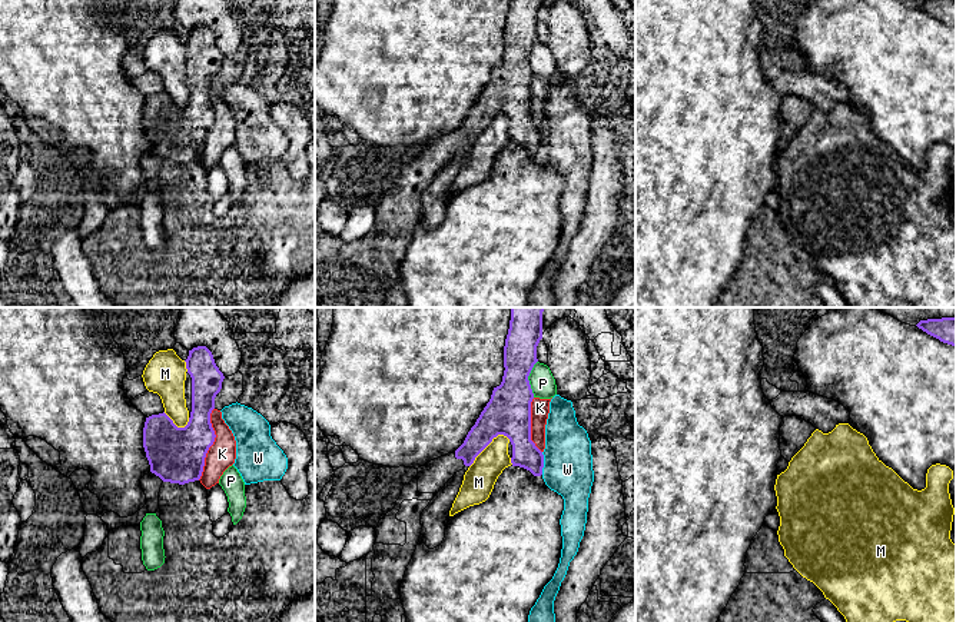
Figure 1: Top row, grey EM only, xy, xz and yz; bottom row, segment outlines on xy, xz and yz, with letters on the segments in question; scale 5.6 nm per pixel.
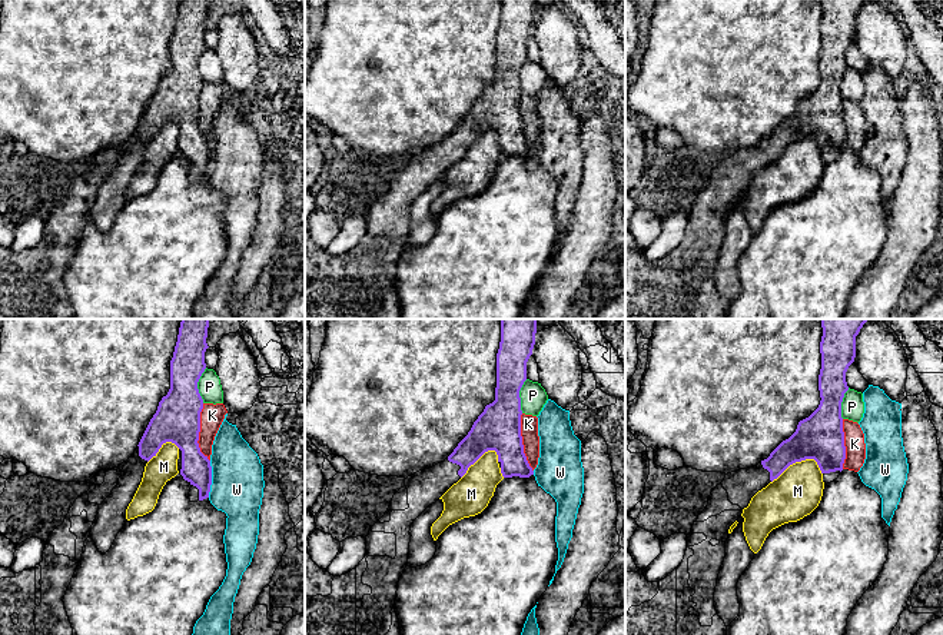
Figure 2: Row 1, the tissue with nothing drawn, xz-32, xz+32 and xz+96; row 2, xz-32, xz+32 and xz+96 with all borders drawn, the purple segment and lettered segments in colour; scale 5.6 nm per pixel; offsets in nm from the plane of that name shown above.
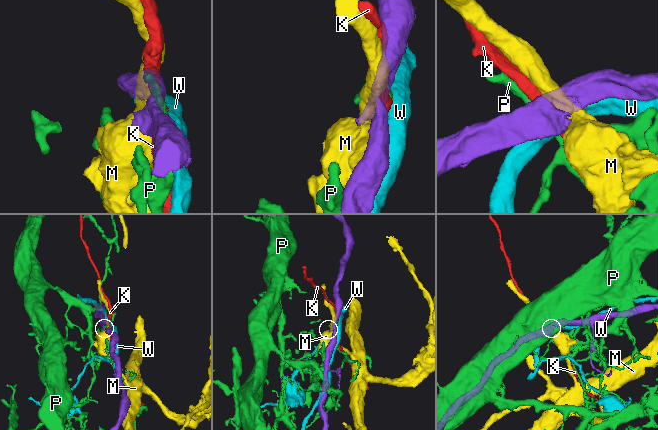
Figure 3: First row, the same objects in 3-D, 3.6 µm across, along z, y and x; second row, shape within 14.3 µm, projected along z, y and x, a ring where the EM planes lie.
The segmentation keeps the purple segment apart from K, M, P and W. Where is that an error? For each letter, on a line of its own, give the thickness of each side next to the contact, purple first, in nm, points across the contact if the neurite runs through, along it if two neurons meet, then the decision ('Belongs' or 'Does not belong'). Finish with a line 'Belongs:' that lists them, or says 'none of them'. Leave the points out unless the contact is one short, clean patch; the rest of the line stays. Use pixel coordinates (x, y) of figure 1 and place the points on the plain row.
K: Thickness 320 nm (purple) against 160 nm. Does not belong
M: Thickness 260 nm (purple) against 180 nm. Does not belong
P: Thickness 260 nm (purple) against 140 nm. Does not belong
W: Thickness 160 nm (purple) against 280 nm. Does not belong
Belongs: none of them

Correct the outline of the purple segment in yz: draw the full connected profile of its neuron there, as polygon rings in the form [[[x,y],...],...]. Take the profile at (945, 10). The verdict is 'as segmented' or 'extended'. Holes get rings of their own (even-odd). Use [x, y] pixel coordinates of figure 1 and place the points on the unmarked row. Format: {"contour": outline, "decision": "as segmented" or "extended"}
{"contour": [[[920,0],[916,6],[940,21],[956,26],[956,0]]], "decision": "as segmented"}

